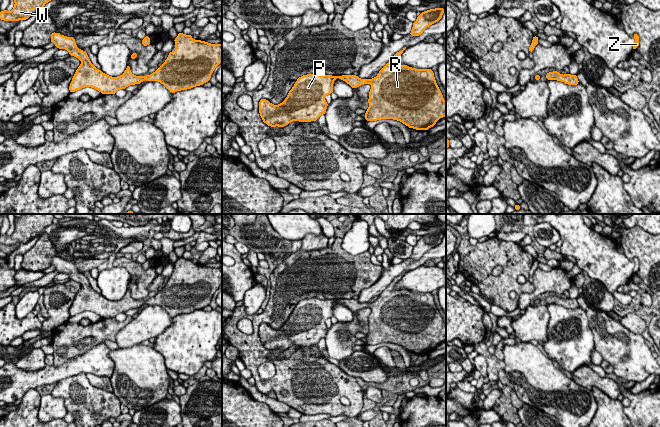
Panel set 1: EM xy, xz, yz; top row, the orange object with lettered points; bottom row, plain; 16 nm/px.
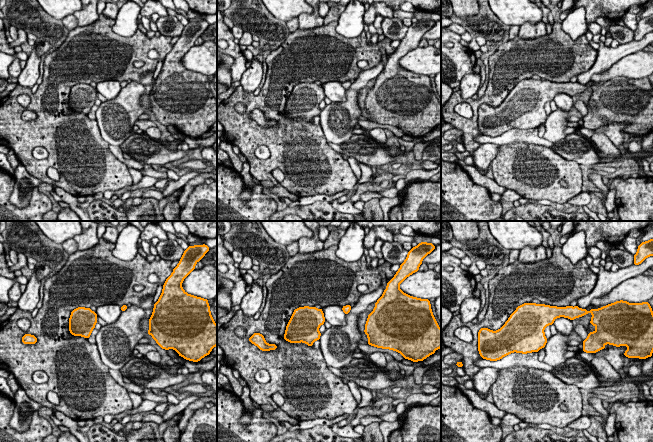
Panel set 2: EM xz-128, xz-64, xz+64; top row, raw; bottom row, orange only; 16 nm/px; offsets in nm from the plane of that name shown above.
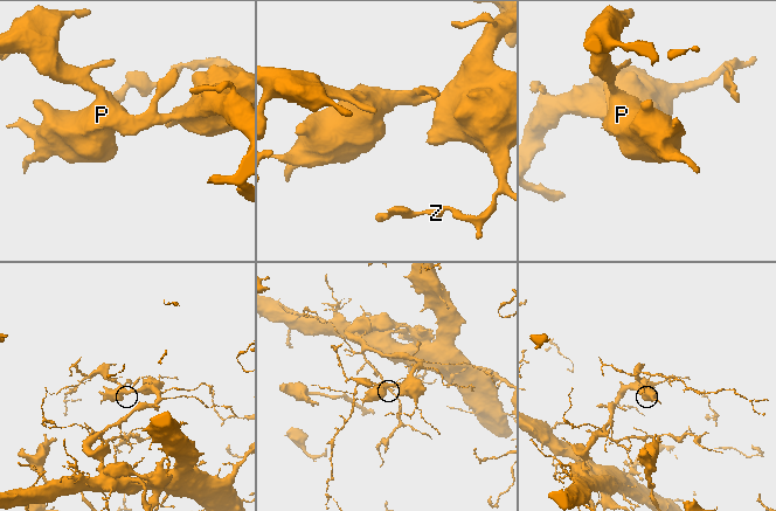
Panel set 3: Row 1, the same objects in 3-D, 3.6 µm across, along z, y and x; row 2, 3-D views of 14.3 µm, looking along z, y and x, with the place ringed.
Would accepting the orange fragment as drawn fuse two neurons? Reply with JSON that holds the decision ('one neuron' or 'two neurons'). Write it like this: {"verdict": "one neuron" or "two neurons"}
{"verdict": "one neuron"}

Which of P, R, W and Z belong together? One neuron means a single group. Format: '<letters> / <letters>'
P R W Z

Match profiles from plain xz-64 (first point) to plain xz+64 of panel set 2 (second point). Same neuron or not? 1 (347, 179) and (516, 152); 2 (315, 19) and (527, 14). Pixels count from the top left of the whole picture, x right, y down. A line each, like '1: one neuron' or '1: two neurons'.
1: one neuron
2: two neurons

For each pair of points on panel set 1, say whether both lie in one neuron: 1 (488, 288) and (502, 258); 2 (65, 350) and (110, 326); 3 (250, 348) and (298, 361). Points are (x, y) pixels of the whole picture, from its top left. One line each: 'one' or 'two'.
1: one
2: one
3: one

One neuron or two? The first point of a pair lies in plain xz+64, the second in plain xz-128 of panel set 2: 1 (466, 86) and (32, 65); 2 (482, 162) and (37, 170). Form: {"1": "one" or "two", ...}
{"1": "one", "2": "two"}

